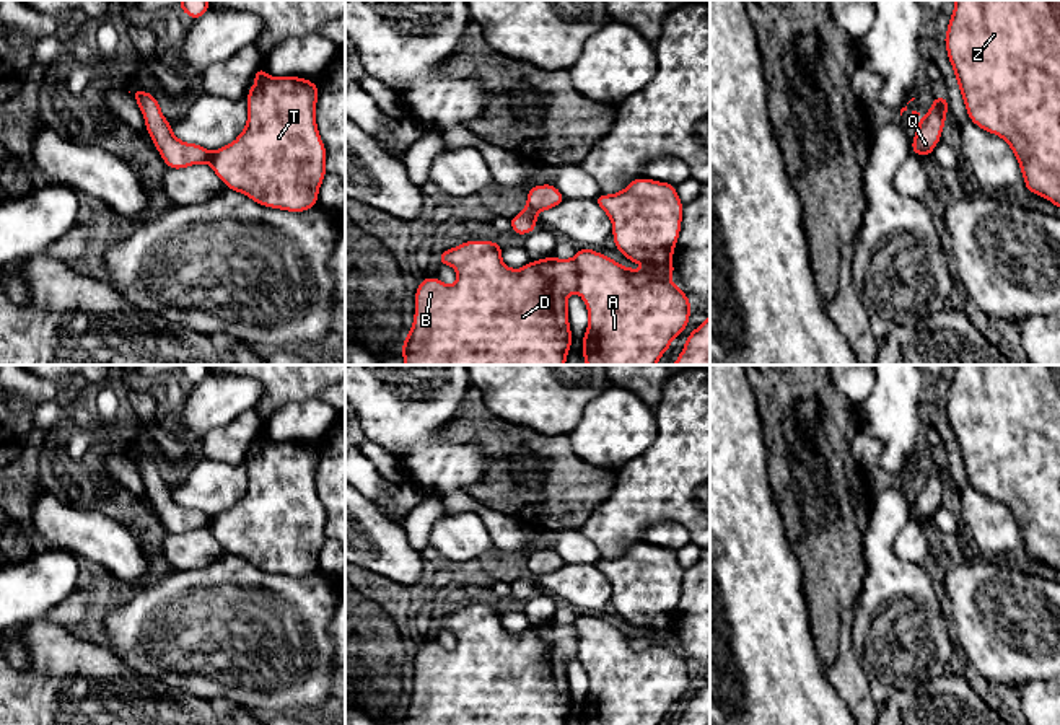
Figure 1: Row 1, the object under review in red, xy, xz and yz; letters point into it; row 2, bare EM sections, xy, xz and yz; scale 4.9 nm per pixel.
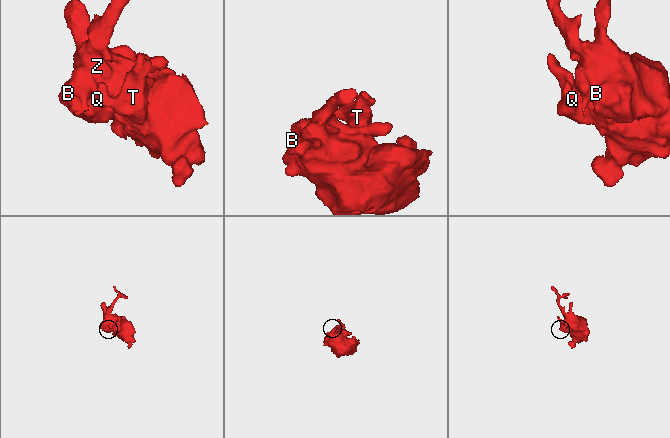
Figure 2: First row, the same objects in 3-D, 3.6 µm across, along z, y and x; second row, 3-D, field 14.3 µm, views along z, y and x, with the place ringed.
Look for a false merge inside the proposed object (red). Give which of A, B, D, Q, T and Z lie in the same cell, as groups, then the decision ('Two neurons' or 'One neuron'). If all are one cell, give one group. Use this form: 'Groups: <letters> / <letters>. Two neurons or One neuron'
Groups: A B D Q T Z. One neuron

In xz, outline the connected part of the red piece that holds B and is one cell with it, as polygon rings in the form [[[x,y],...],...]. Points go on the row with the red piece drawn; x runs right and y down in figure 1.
[[[638,178],[630,181],[630,184],[615,194],[604,196],[599,194],[594,197],[594,202],[607,213],[612,222],[614,231],[612,238],[615,243],[615,249],[620,251],[625,257],[633,262],[642,262],[645,266],[643,270],[632,270],[629,267],[622,267],[614,262],[612,257],[596,253],[591,248],[578,249],[573,259],[557,259],[549,256],[541,261],[531,261],[521,269],[510,269],[502,261],[502,249],[498,243],[493,241],[466,241],[456,248],[451,248],[441,254],[438,254],[441,266],[453,266],[458,272],[458,280],[454,285],[446,285],[436,277],[427,277],[422,280],[415,290],[415,314],[412,329],[407,332],[405,341],[402,344],[402,357],[405,365],[565,365],[567,354],[572,347],[572,331],[568,324],[568,306],[567,300],[570,293],[578,292],[588,308],[588,329],[583,339],[583,358],[586,365],[656,365],[661,355],[669,350],[671,341],[682,332],[682,329],[689,324],[689,316],[692,313],[689,297],[674,283],[669,282],[668,277],[674,275],[672,266],[672,253],[679,238],[682,210],[684,204],[677,197],[676,186],[669,182],[658,182],[646,178]]]

